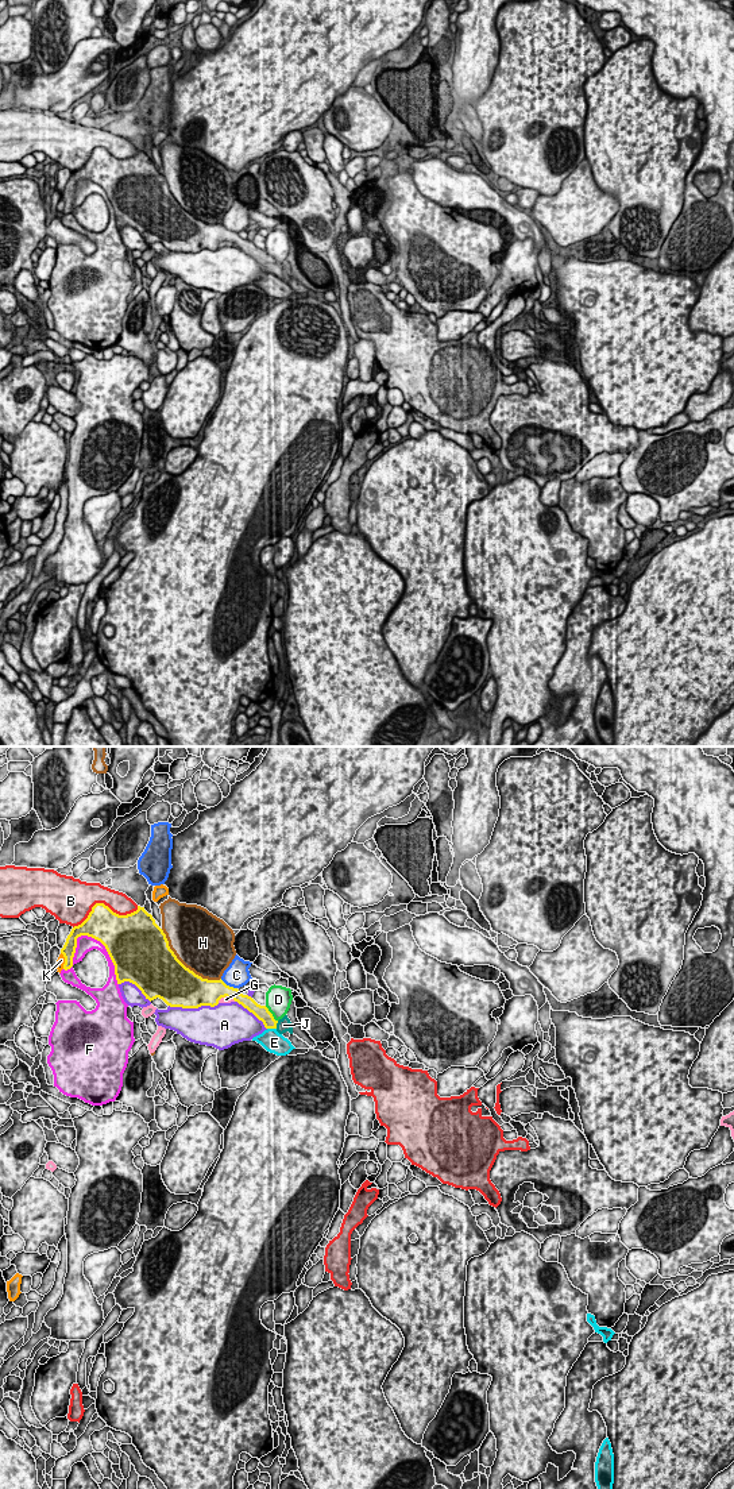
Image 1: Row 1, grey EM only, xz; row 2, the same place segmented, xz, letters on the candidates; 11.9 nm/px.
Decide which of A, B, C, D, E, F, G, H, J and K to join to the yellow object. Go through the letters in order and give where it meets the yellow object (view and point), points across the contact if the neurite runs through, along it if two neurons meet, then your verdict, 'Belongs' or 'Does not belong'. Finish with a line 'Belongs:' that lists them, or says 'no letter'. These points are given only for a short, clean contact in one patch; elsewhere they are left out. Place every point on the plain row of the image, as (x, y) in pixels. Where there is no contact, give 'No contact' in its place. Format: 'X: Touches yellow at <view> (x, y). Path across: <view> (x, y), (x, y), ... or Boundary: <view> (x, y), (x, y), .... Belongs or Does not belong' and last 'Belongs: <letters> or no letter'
A: Touches yellow at xz (193, 251). Does not belong
B: Touches yellow at xz (104, 149). Does not belong
C: Touches yellow at xz (228, 230). Boundary: xz (220, 223), (236, 232). Does not belong
D: Touches yellow at xz (271, 258). Boundary: xz (265, 250), (277, 265). Does not belong
E: Touches yellow at xz (271, 272). Boundary: xz (267, 272), (275, 273). Does not belong
F: Touches yellow at xz (108, 197). Does not belong
G: Touches yellow at xz (226, 239). Does not belong
H: Touches yellow at xz (184, 209). Does not belong
J: Touches yellow at xz (275, 269). Path across: xz (262, 257), (275, 269), (284, 269). Belongs
K: Touches yellow at xz (65, 204). Does not belong
Belongs: J

